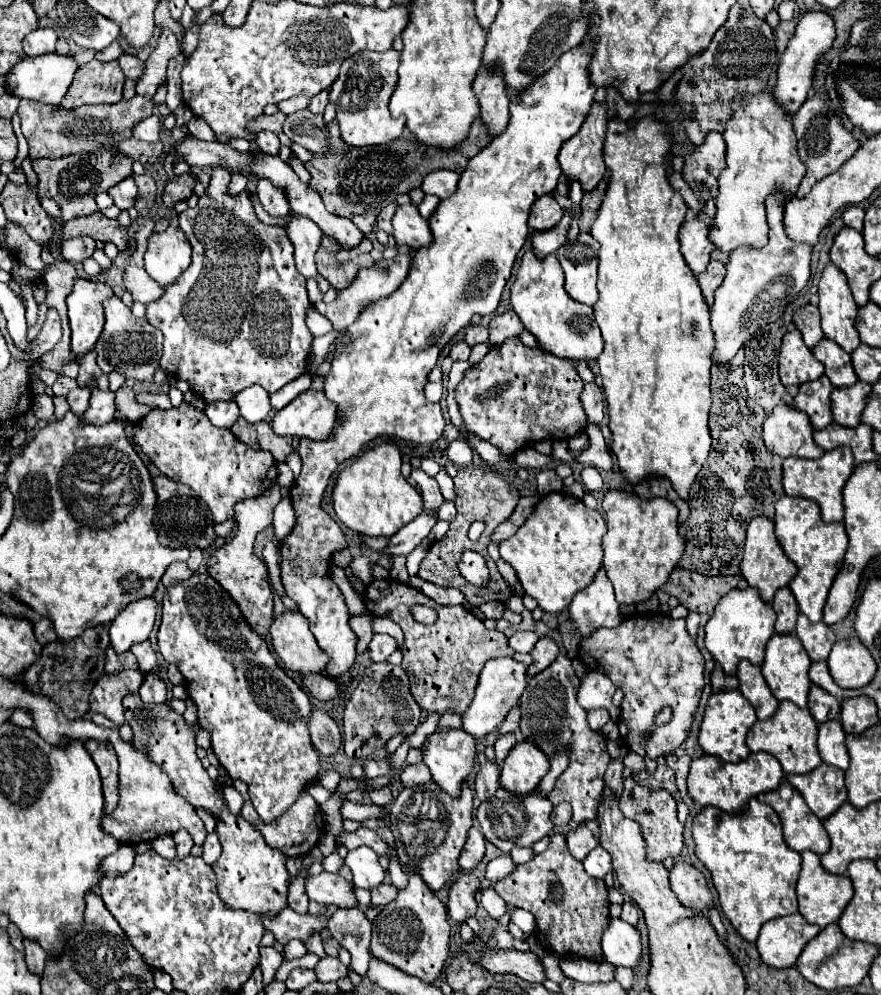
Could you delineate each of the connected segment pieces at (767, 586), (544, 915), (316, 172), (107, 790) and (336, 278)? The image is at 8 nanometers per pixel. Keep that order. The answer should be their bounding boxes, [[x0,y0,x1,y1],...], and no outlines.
[[740,517,798,603],[494,833,610,963],[304,121,482,235],[86,741,118,813],[316,237,376,291]]

